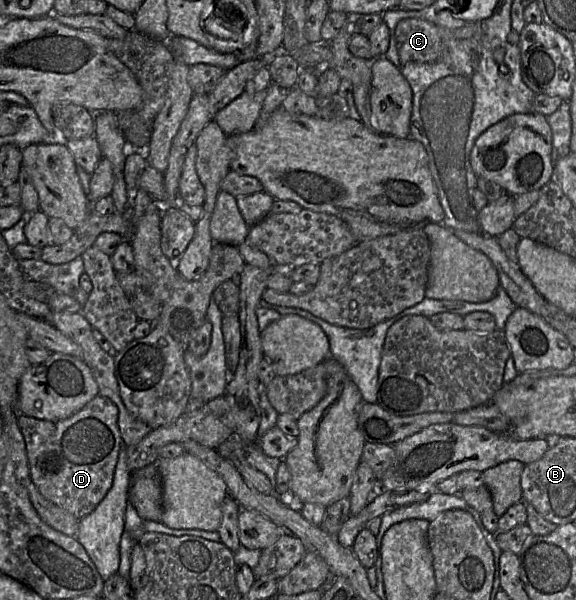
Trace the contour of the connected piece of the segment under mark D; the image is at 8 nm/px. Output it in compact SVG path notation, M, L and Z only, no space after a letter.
M97 395L66 419L49 421L25 415L18 417L32 482L44 498L79 520L95 510L112 487L123 443L118 414L117 406L109 398Z

